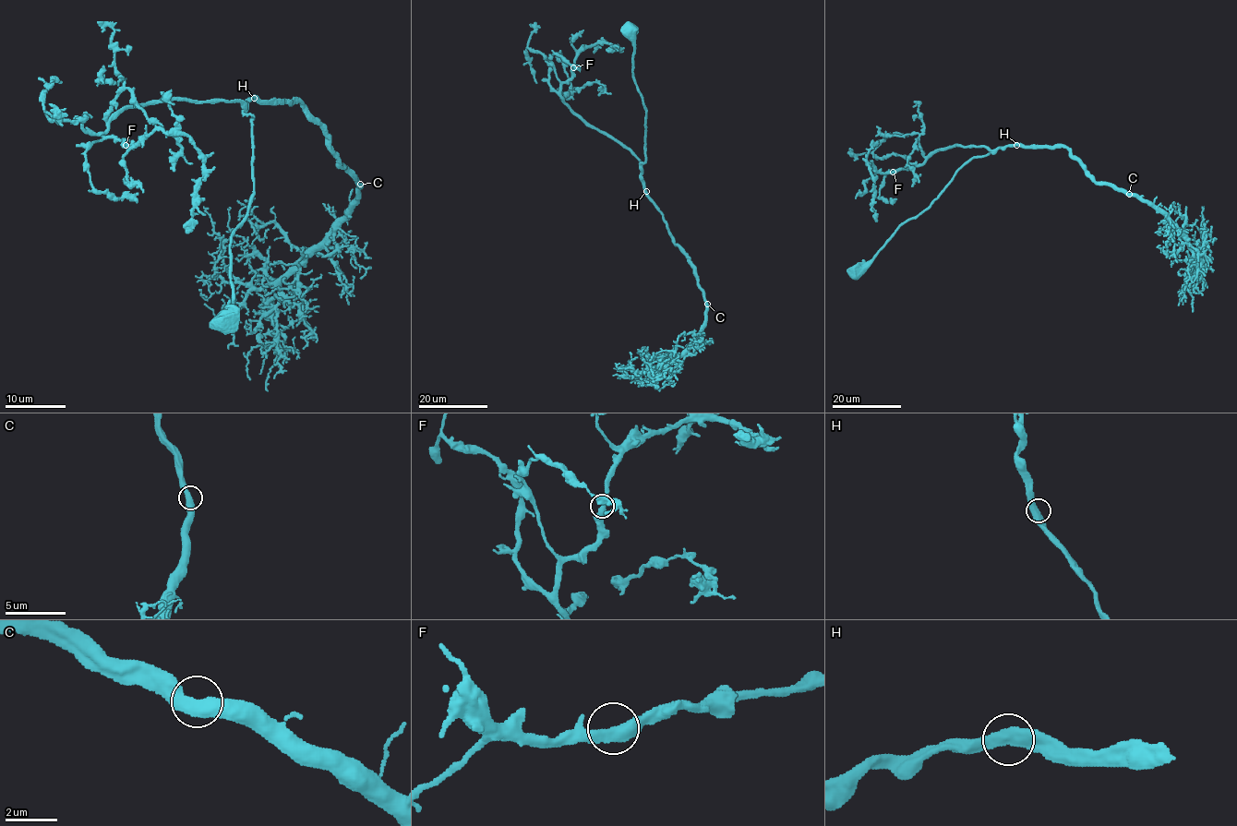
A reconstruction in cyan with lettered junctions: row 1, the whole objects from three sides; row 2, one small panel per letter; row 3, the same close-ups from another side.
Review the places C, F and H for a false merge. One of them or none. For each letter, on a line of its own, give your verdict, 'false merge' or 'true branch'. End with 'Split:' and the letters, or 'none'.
C: true branch
F: true branch
H: true branch
Split: none

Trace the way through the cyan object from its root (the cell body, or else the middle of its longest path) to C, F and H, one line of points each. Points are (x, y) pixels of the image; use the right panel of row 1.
C: (858, 271), (901, 224), (937, 197), (964, 164), (998, 148), (1064, 147), (1097, 182), (1129, 194)
F: (858, 271), (901, 224), (937, 197), (964, 164), (990, 151), (984, 147), (940, 148), (920, 164), (893, 172)
H: (858, 271), (901, 224), (916, 218), (937, 197), (964, 164), (974, 157), (1016, 145)

